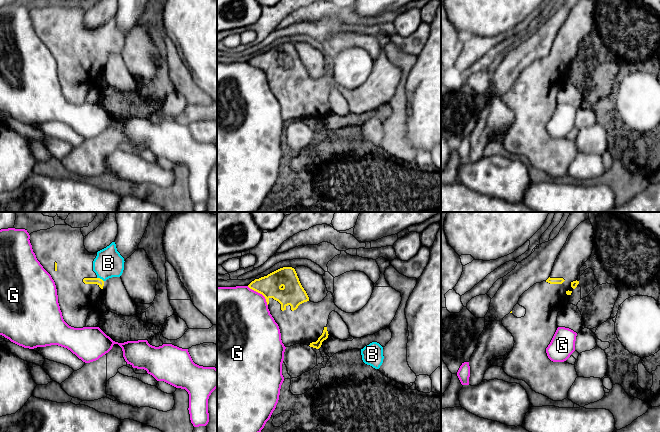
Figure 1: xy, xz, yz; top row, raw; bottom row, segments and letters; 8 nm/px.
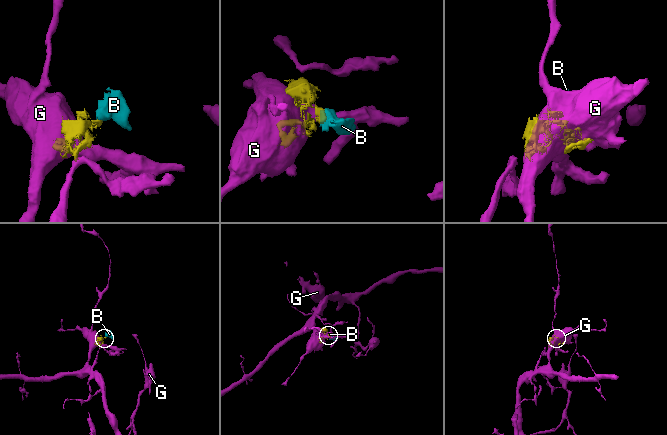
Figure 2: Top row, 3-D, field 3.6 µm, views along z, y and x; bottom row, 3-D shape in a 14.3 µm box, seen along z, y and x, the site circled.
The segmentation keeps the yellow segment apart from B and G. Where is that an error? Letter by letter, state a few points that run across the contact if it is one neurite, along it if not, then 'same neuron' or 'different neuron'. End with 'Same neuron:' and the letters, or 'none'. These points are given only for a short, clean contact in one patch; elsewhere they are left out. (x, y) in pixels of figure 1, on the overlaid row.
B: same neuron
G: different neuron
Same neuron: B

